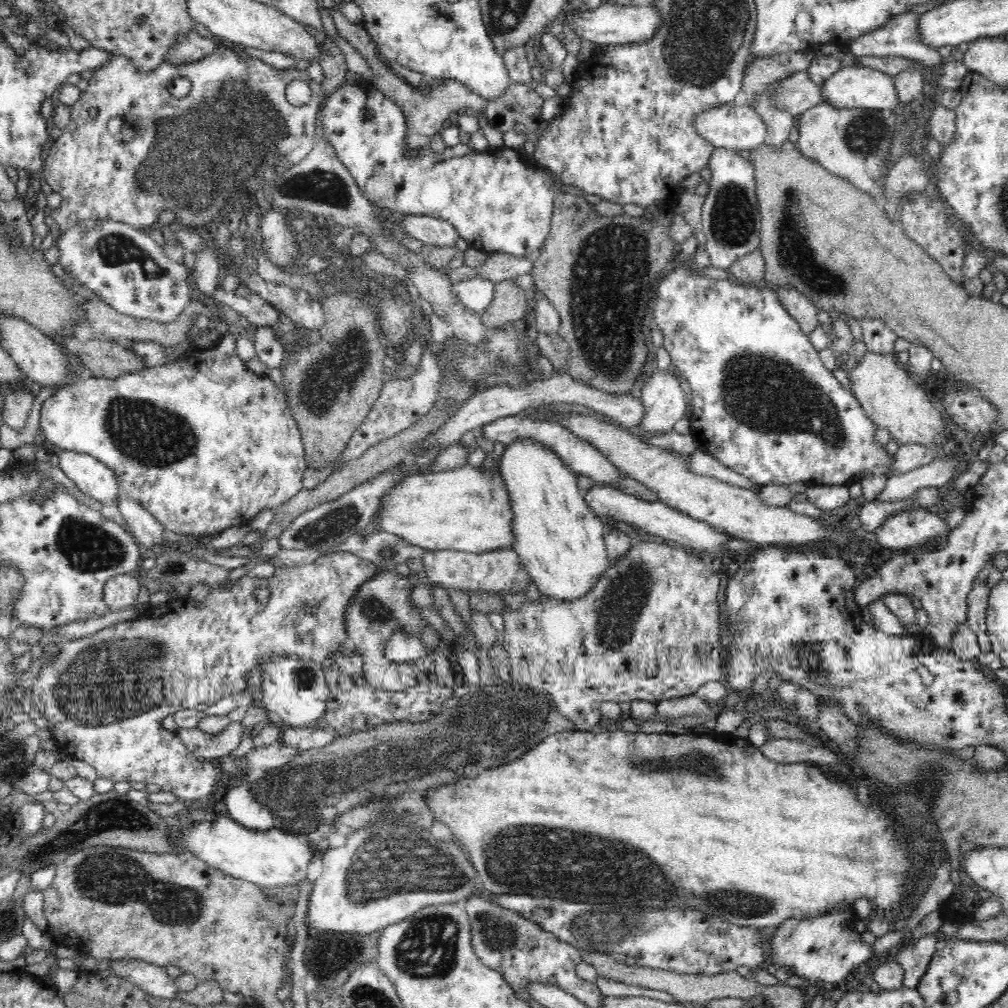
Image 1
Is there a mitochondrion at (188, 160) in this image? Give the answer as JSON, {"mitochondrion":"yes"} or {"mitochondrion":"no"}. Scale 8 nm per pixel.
{"mitochondrion":"yes"}

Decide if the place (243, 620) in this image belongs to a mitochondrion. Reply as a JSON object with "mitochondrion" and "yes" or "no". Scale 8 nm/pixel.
{"mitochondrion":"no"}

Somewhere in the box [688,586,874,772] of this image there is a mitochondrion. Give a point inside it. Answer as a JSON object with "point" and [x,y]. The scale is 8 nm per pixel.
{"point":[809,656]}

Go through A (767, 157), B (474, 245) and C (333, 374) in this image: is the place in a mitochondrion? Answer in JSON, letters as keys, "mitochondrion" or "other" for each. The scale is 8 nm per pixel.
{"A":"other","B":"other","C":"mitochondrion"}

